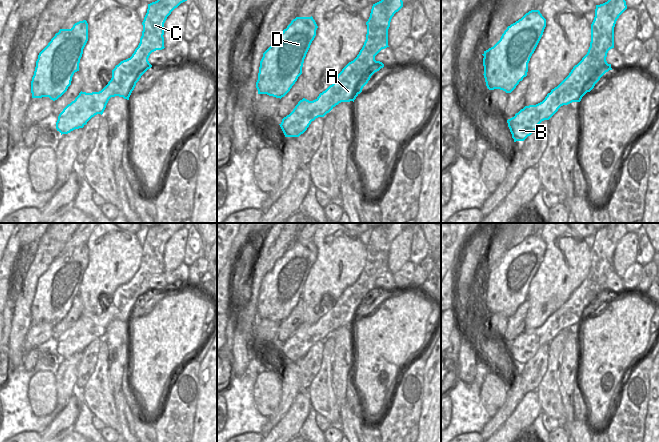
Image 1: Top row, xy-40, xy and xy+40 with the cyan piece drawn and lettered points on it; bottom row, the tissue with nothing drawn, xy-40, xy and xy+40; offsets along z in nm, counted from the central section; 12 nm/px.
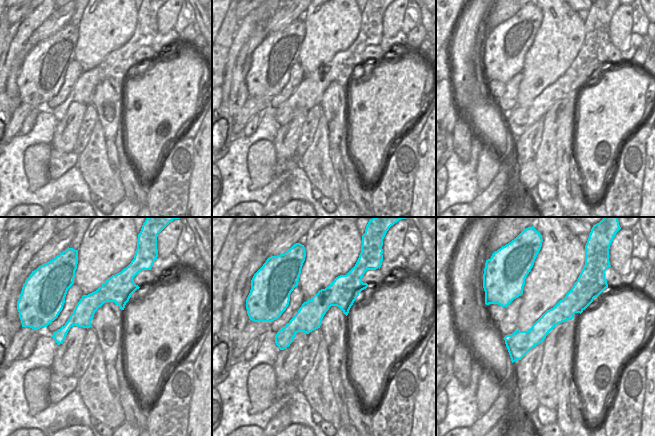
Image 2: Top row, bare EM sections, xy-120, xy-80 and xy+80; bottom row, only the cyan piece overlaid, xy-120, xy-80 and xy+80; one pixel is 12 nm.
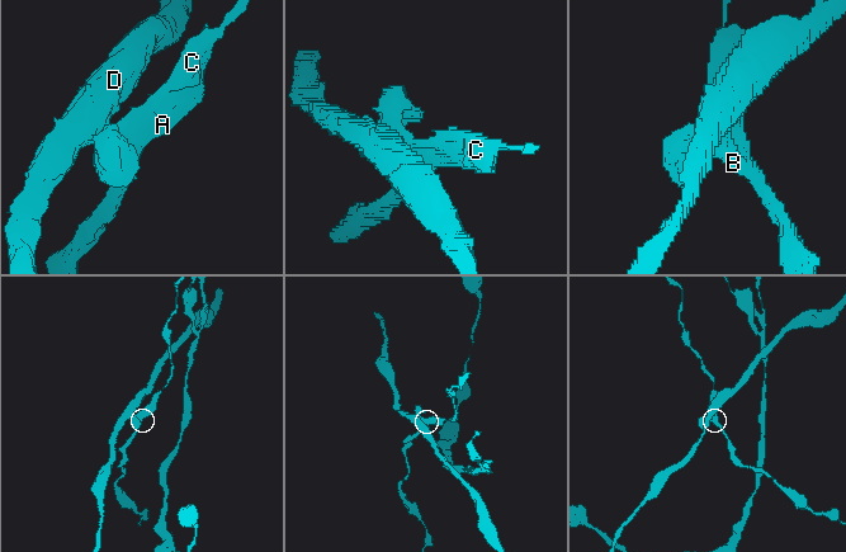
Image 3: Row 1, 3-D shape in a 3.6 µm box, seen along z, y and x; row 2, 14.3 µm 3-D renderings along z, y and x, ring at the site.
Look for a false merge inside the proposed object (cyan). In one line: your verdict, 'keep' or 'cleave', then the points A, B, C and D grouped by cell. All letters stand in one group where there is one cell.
keep; A B C D

